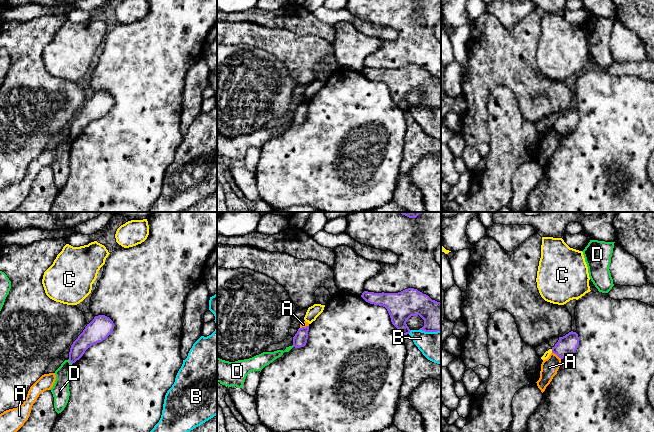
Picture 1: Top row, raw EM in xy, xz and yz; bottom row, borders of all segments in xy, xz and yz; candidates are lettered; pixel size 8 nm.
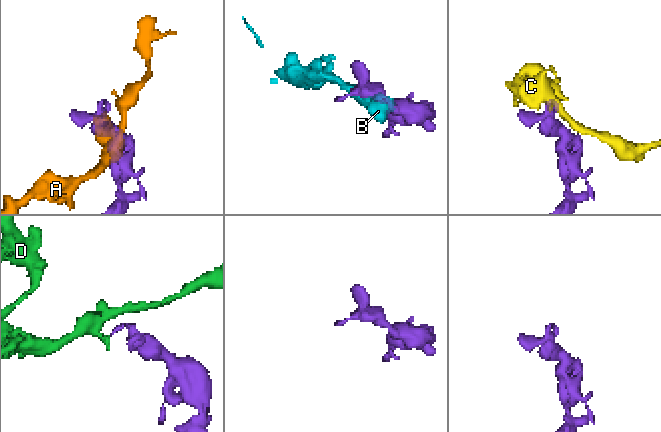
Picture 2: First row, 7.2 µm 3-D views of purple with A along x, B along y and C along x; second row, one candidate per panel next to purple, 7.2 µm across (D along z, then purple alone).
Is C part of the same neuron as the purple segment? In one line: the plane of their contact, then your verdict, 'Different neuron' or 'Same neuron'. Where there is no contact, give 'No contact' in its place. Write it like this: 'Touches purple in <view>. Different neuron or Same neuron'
Touches purple in yz. Different neuron

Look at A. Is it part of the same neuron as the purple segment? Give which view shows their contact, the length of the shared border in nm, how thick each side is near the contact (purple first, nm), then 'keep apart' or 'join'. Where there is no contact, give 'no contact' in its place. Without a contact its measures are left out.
contact in yz; length 90 nm; calibres 160 and 140 nm; keep apart

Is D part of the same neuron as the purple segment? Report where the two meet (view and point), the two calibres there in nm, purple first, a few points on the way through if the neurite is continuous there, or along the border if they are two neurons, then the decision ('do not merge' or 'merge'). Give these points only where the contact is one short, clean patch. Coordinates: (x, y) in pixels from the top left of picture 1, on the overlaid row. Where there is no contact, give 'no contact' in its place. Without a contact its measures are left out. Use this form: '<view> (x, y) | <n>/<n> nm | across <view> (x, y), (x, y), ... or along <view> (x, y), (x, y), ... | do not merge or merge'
xy (70, 361) | 140/140 nm | along xy (68, 359), (71, 364) | do not merge

